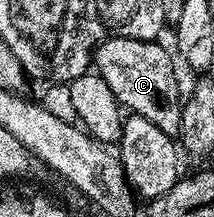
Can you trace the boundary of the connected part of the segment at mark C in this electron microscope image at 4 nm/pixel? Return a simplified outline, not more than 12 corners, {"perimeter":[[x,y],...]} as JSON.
{"perimeter":[[111,36],[93,68],[128,113],[180,135],[179,80],[159,42]]}

